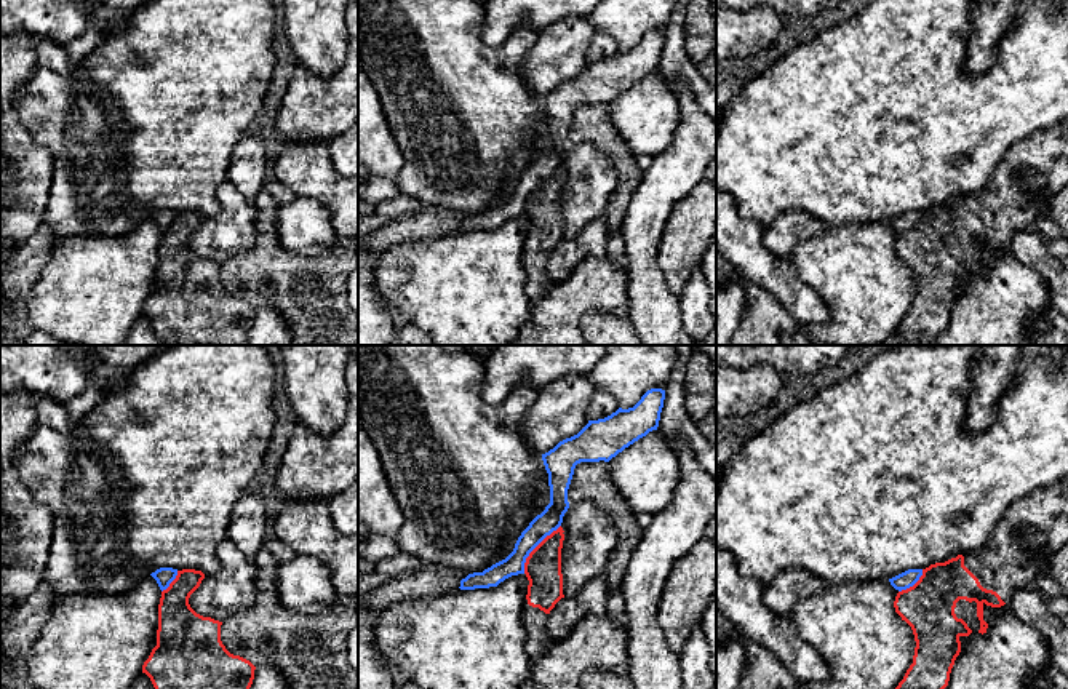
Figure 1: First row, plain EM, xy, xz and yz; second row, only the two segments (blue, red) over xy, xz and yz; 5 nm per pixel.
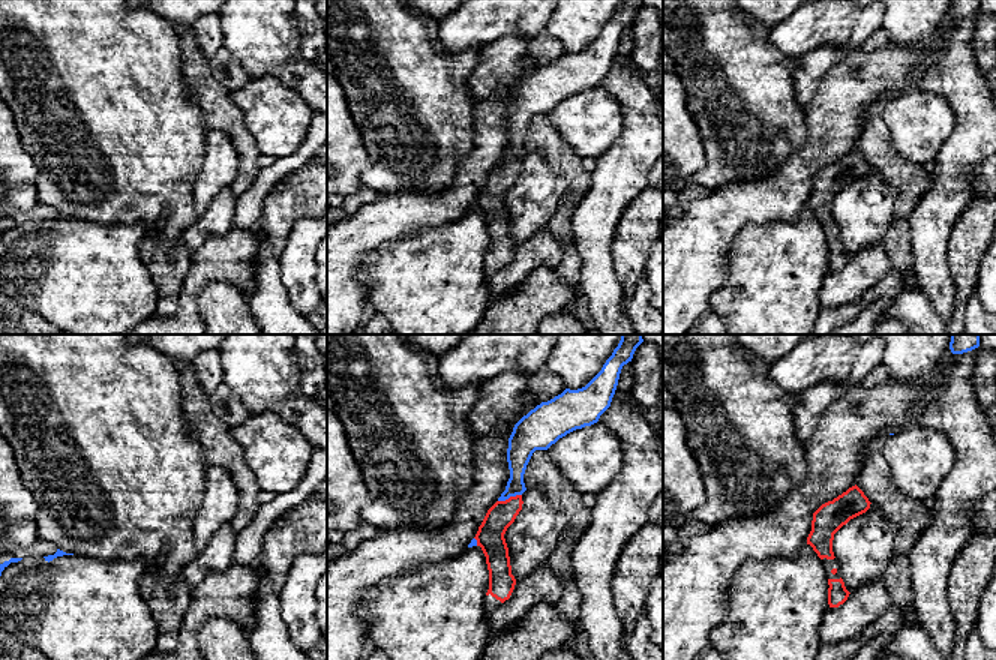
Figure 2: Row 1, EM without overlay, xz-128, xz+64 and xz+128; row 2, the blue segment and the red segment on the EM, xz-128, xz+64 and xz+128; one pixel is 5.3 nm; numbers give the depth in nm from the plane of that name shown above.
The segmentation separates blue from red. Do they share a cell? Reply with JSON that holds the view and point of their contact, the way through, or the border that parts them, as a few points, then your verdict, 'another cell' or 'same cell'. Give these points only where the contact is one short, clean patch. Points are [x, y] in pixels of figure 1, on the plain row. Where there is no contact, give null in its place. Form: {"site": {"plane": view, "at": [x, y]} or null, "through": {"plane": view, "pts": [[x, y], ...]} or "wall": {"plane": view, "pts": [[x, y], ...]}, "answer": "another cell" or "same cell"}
{"site": {"plane": "xz", "at": [534, 189]}, "wall": {"plane": "xz", "pts": [[560, 167], [530, 195], [523, 215]]}, "answer": "another cell"}

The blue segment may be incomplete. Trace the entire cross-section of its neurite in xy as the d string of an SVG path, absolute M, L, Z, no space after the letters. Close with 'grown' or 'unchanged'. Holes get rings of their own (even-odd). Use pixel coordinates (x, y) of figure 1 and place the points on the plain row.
M160 209L155 214L152 214L150 217L157 222L160 232L163 233L176 221L177 211L173 211L173 209Z; unchanged

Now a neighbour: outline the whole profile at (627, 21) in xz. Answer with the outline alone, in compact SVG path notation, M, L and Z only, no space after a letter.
M601 0L588 16L595 30L611 35L619 50L633 50L651 30L667 32L678 0Z

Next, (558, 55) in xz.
M571 16L539 30L521 64L524 83L539 96L577 77L587 66L585 51L595 35L587 16Z

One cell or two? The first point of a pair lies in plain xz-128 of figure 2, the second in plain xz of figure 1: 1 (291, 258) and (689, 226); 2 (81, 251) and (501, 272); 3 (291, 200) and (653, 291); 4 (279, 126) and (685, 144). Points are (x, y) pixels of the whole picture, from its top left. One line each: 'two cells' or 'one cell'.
1: two cells
2: one cell
3: two cells
4: two cells

